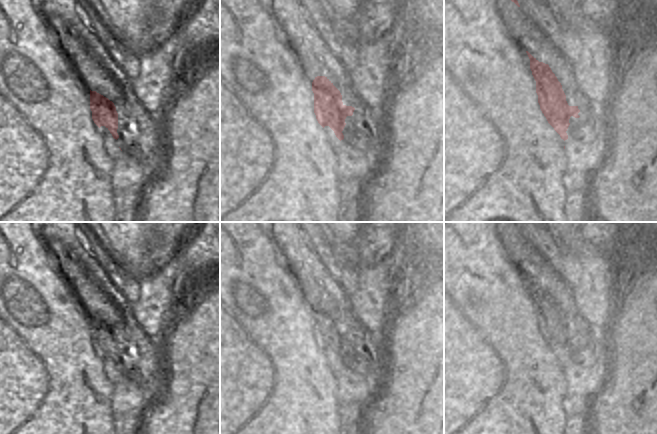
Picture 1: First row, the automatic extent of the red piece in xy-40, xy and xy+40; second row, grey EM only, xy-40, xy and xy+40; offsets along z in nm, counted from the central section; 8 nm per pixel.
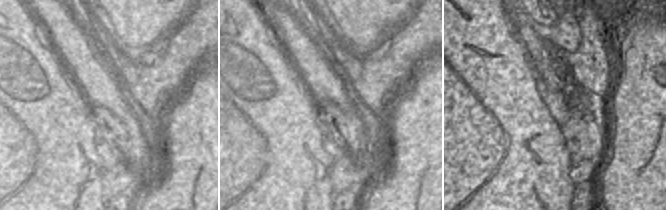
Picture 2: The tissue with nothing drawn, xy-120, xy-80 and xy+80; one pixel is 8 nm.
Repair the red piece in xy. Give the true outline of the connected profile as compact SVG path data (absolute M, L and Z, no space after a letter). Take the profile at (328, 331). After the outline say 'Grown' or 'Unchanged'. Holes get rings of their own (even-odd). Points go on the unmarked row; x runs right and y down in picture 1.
M317 300L312 306L314 317L314 337L318 347L324 352L333 374L342 372L342 357L347 340L352 340L355 334L342 326L340 315L325 300Z. Grown

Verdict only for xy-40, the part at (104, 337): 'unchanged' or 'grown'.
grown

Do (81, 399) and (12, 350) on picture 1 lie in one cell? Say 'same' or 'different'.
same

